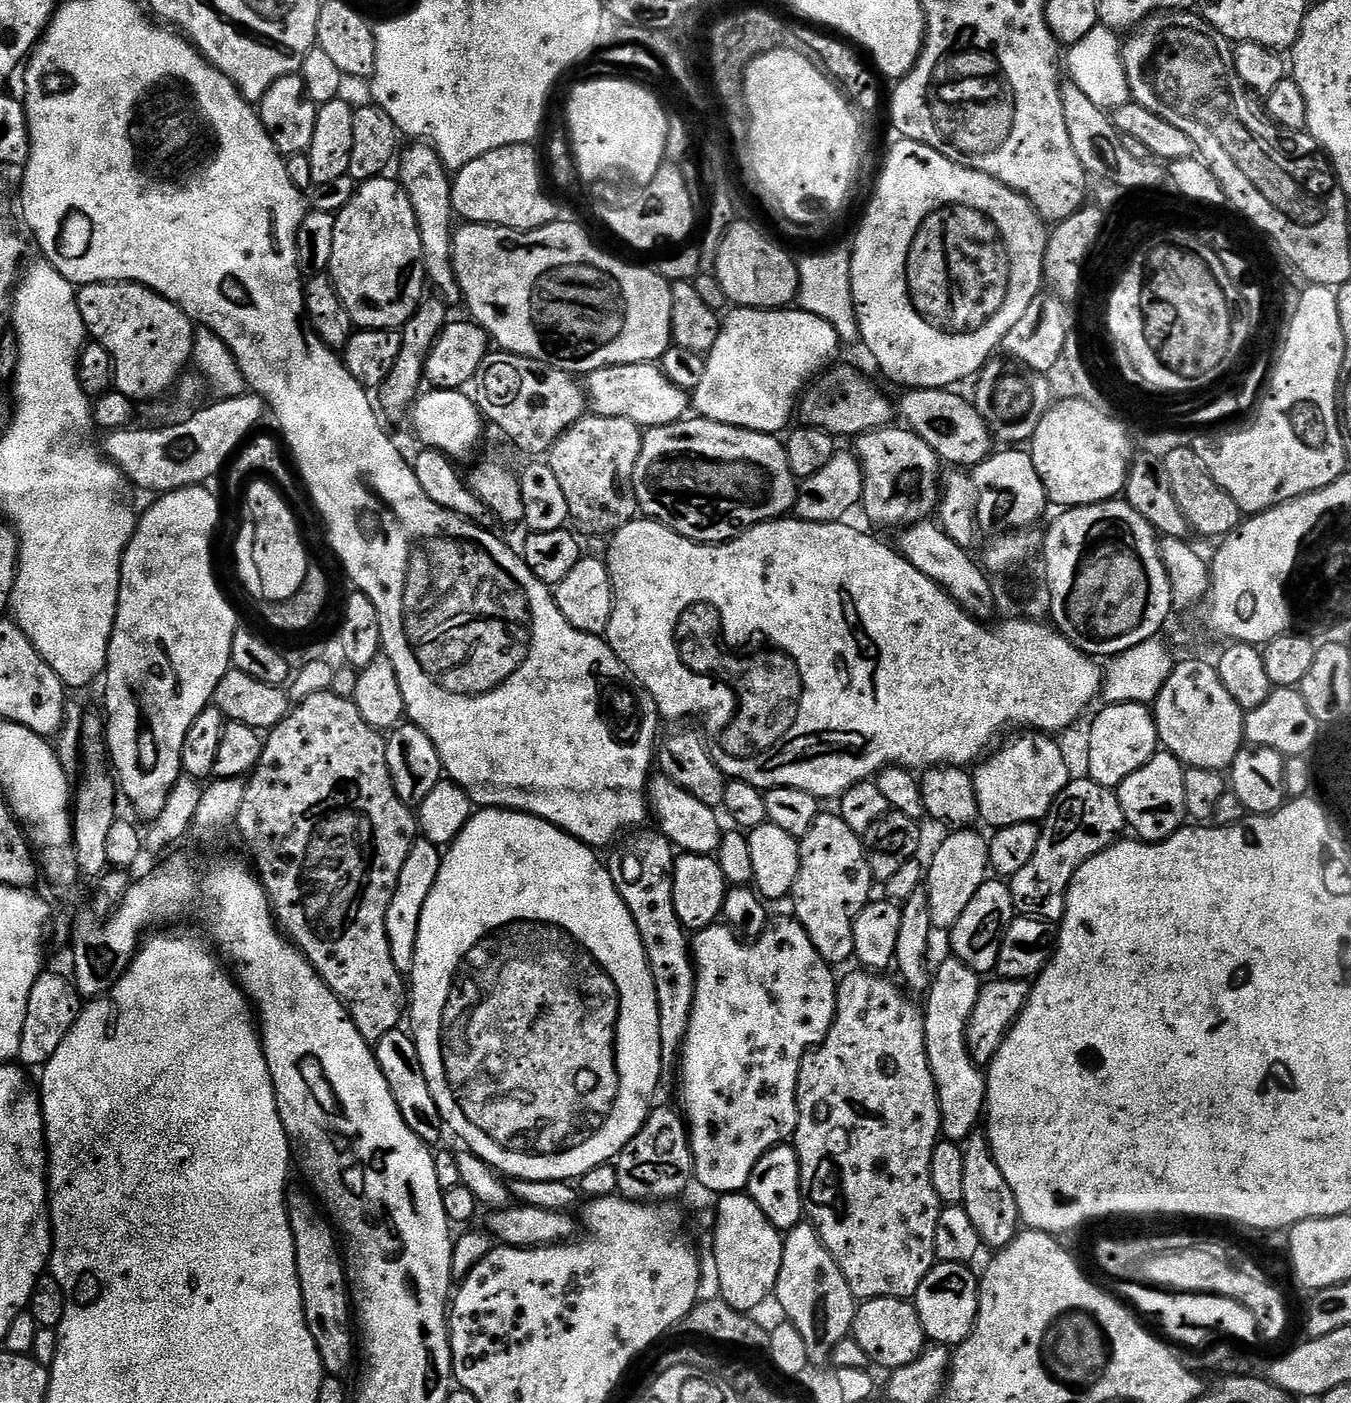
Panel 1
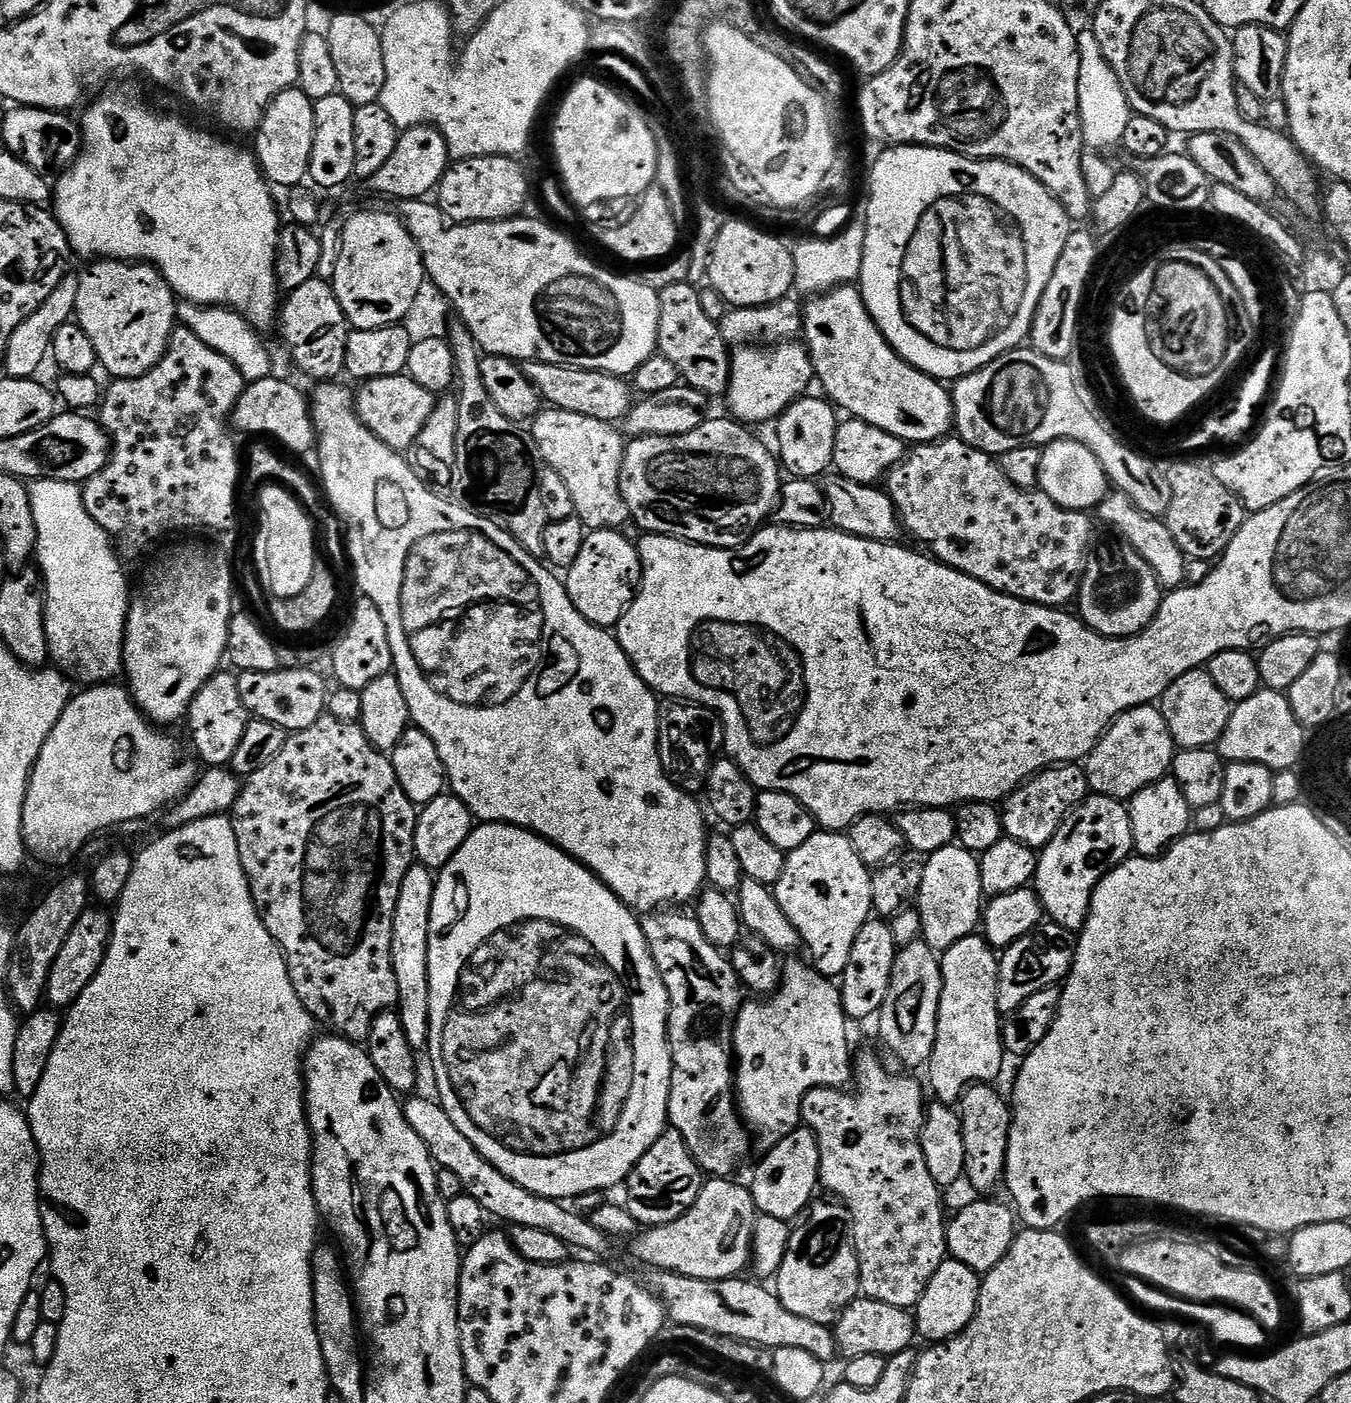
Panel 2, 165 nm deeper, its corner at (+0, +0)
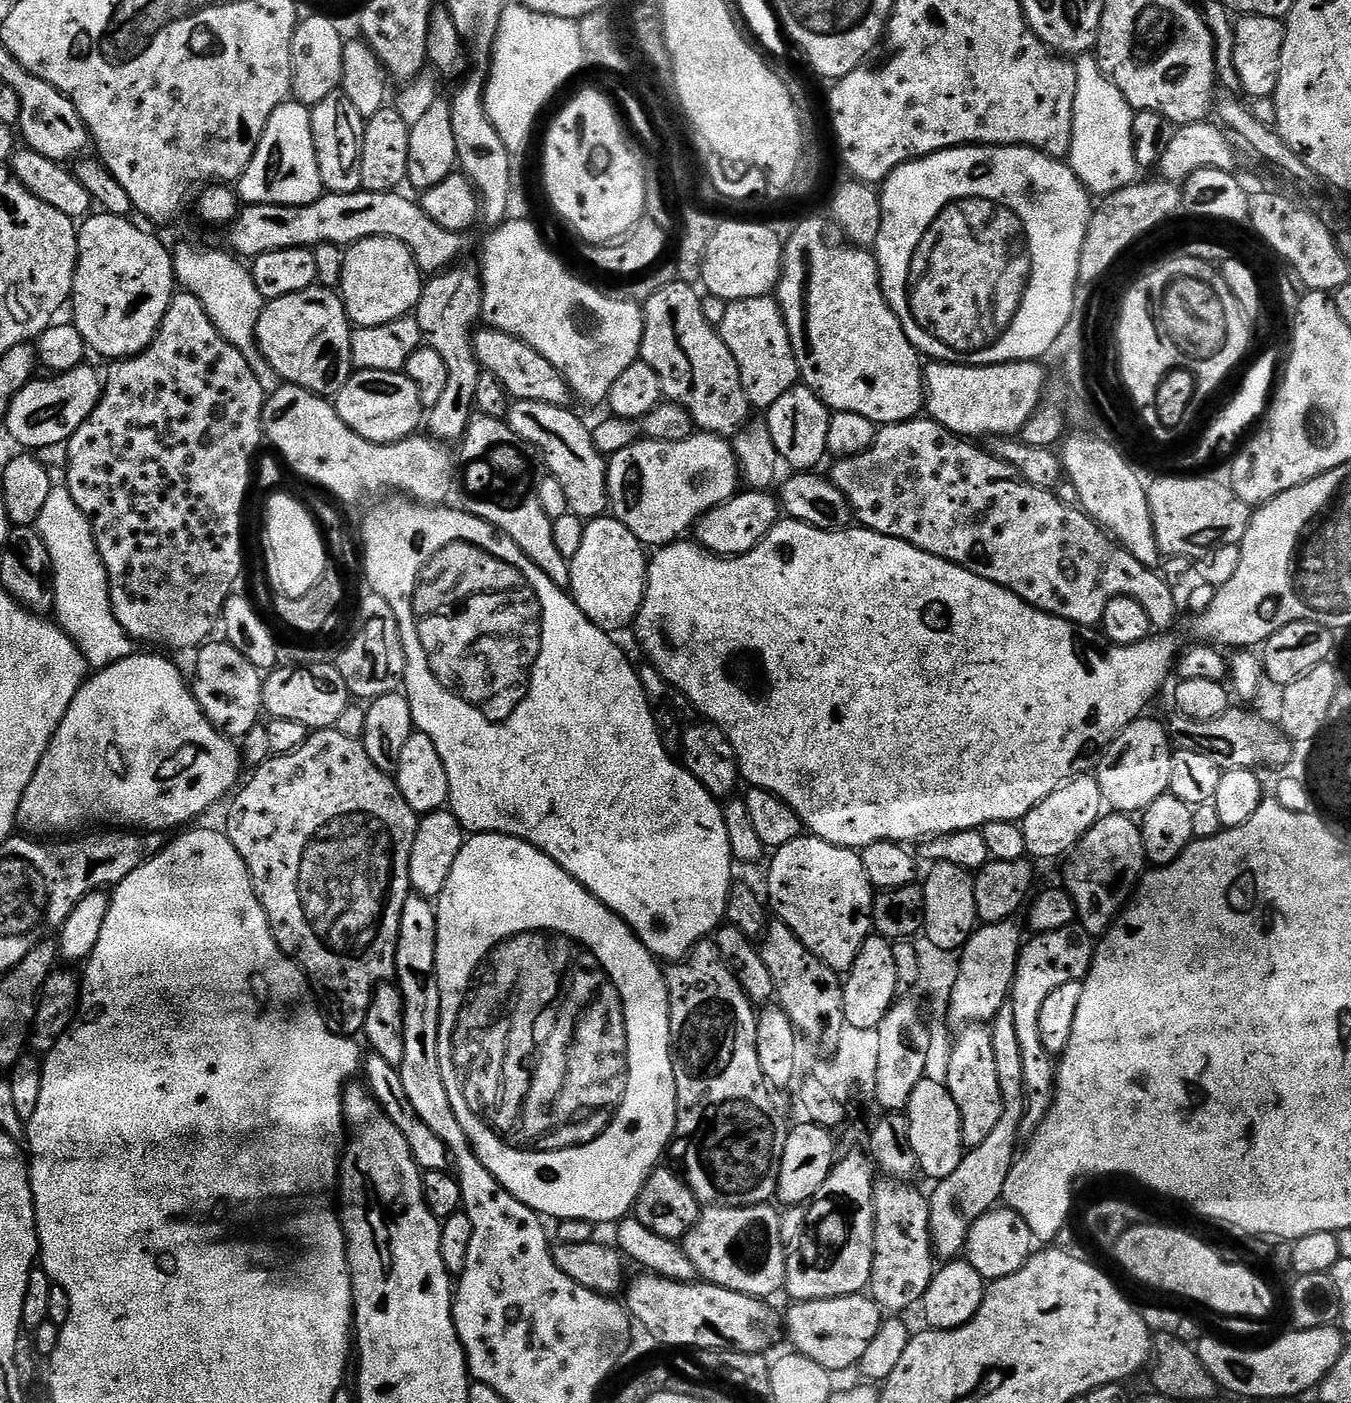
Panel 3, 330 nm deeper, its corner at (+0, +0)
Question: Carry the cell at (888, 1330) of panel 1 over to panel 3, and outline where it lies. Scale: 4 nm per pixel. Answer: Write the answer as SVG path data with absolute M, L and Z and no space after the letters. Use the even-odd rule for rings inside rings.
M868 1294L855 1296L839 1296L838 1298L826 1298L825 1300L802 1300L791 1305L785 1316L782 1316L782 1332L788 1335L788 1340L793 1344L799 1355L818 1362L826 1371L839 1374L847 1368L855 1369L859 1365L862 1354L870 1347L870 1341L880 1329L882 1323L882 1310L876 1301Z

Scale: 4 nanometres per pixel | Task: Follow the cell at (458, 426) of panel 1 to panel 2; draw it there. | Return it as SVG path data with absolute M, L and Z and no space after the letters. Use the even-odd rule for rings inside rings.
M406 374L366 380L359 388L360 393L357 391L354 399L361 422L379 440L386 442L386 446L397 450L407 450L414 438L422 434L422 426L426 426L426 418L430 418L437 401L434 393L422 390L422 386L418 386L418 382L414 382Z

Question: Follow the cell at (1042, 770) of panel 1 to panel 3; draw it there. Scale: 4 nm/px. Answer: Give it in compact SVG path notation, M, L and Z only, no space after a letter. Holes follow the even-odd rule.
M1095 775L1076 776L1066 781L1058 786L1058 790L1054 790L1054 794L1050 794L1050 798L1042 798L1042 802L1038 802L1038 806L1034 806L1034 810L1027 812L1023 820L1019 821L1027 855L1033 861L1067 857L1105 812L1102 790L1098 790Z

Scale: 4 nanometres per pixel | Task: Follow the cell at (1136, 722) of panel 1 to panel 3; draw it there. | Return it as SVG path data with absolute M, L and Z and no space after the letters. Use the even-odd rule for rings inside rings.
M1141 718L1130 722L1104 752L1094 773L1105 805L1116 814L1143 814L1158 798L1169 795L1170 762L1174 745L1170 732L1156 720Z

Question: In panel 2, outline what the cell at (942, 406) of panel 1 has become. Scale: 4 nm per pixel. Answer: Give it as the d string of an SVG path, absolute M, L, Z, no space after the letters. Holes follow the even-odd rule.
M841 286L831 289L823 294L816 294L811 297L809 304L803 305L803 329L802 340L808 349L809 358L813 362L813 370L815 379L824 387L823 395L837 409L848 411L849 417L866 422L870 426L878 426L878 430L886 430L886 434L894 434L899 440L907 442L909 445L929 444L935 440L945 439L953 431L954 417L952 414L952 398L949 389L945 387L941 381L936 380L933 376L928 376L922 370L918 370L914 366L910 366L905 360L895 352L886 342L886 338L882 334L882 330L878 330L878 326L874 322L874 318L870 314L870 310L866 310L866 302L862 298L859 287Z

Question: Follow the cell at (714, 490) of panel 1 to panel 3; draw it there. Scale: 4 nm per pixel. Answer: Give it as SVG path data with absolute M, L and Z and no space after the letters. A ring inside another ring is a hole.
M697 431L695 434L688 436L684 441L662 441L641 438L635 444L626 446L625 449L618 450L610 456L608 460L608 502L610 505L611 515L617 520L624 523L629 530L640 540L645 546L663 546L681 539L680 536L684 531L691 529L696 521L700 519L702 514L706 514L710 510L714 510L719 504L724 504L731 496L736 495L741 487L739 462L736 460L733 445L729 443L723 436L715 436L712 432Z

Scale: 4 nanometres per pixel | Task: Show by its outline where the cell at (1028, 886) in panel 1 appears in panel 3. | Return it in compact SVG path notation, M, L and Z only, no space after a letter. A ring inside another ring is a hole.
M1128 814L1101 816L1100 821L1072 849L1066 863L1062 887L1076 907L1079 927L1084 927L1085 937L1103 937L1112 927L1112 921L1129 903L1146 871L1142 834L1137 821Z

